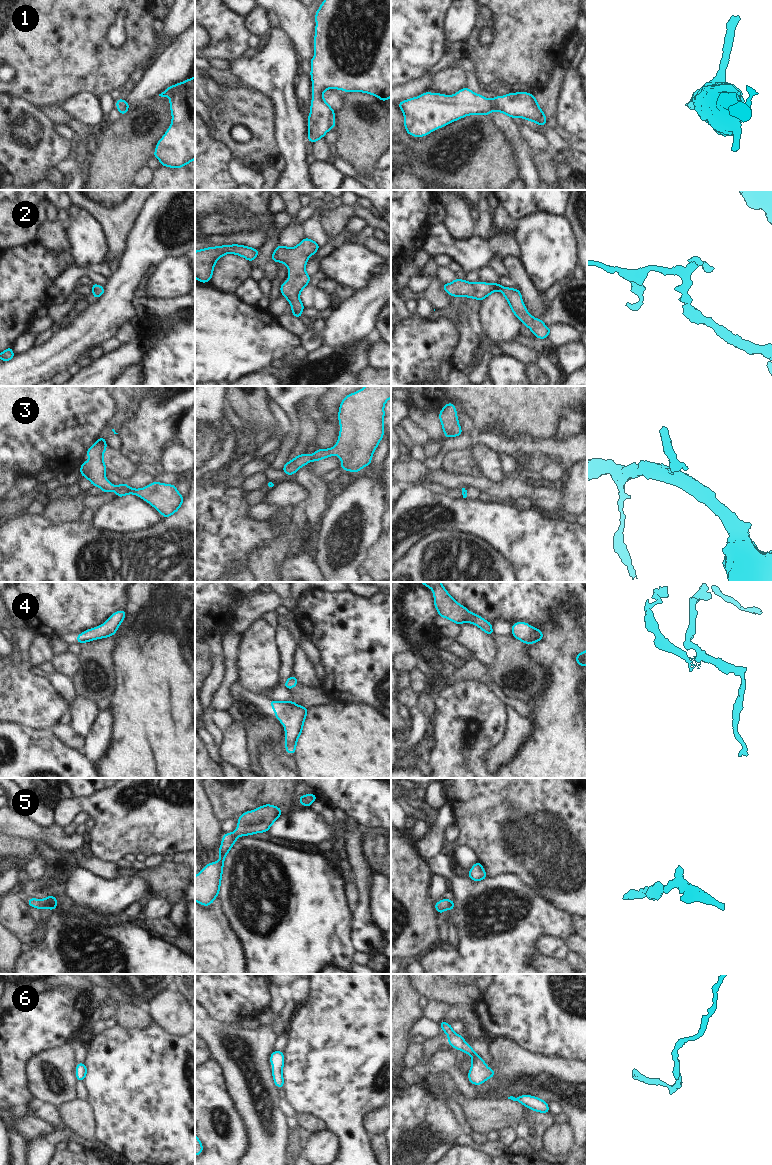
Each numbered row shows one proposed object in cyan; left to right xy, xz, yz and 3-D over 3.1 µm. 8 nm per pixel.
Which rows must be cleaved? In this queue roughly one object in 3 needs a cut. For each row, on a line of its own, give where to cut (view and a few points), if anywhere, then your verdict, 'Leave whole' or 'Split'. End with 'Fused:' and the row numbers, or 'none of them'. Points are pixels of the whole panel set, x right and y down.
1: No split. Leave whole
2: No split. Leave whole
3: No split. Leave whole
4: Split along xz (289, 701), (294, 704). Split
5: No split. Leave whole
6: No split. Leave whole
Fused: 4.

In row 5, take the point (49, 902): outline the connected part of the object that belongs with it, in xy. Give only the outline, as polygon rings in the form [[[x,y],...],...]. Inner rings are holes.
[[[51,895],[42,900],[29,898],[28,905],[37,909],[48,908],[52,911],[55,910],[56,906],[59,904],[59,902],[57,902],[55,898],[56,896]]]

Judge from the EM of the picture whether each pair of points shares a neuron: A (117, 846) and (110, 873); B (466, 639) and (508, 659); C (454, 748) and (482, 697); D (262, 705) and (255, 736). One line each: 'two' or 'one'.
A: two
B: two
C: one
D: two

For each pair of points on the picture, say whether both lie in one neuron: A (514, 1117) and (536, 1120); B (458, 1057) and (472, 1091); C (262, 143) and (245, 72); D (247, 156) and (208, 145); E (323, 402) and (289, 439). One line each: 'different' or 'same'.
A: different
B: same
C: different
D: different
E: different

